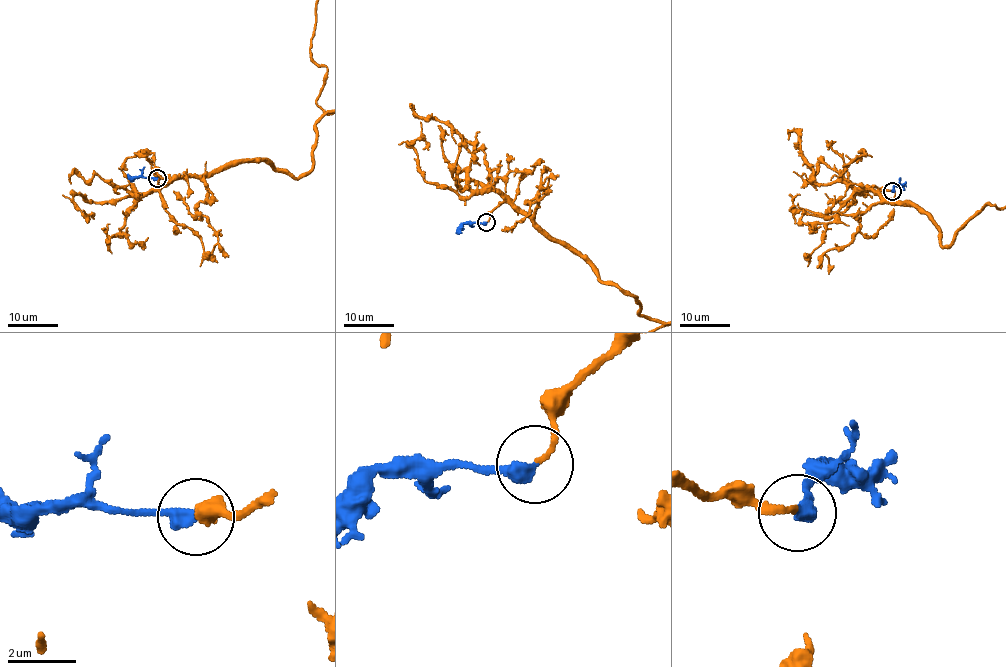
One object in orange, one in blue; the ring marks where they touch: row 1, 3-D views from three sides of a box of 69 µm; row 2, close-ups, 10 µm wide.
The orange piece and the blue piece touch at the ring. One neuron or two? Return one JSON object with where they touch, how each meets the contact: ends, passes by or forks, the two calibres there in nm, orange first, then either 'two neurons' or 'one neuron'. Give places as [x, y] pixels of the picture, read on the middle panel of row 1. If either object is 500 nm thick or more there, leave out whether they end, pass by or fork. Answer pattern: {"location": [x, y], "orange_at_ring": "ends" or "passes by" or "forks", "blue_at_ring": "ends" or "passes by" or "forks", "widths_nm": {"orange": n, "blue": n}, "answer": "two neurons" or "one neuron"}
{"location": [486, 222], "orange_at_ring": "ends", "blue_at_ring": "ends", "widths_nm": {"orange": 160, "blue": 420}, "answer": "one neuron"}

